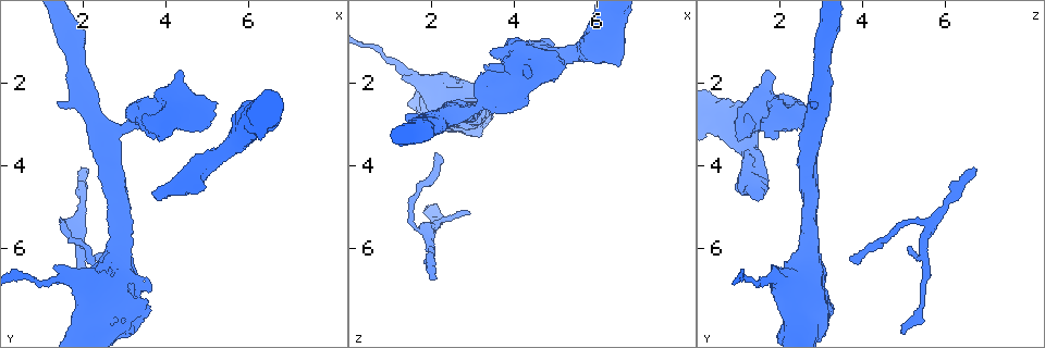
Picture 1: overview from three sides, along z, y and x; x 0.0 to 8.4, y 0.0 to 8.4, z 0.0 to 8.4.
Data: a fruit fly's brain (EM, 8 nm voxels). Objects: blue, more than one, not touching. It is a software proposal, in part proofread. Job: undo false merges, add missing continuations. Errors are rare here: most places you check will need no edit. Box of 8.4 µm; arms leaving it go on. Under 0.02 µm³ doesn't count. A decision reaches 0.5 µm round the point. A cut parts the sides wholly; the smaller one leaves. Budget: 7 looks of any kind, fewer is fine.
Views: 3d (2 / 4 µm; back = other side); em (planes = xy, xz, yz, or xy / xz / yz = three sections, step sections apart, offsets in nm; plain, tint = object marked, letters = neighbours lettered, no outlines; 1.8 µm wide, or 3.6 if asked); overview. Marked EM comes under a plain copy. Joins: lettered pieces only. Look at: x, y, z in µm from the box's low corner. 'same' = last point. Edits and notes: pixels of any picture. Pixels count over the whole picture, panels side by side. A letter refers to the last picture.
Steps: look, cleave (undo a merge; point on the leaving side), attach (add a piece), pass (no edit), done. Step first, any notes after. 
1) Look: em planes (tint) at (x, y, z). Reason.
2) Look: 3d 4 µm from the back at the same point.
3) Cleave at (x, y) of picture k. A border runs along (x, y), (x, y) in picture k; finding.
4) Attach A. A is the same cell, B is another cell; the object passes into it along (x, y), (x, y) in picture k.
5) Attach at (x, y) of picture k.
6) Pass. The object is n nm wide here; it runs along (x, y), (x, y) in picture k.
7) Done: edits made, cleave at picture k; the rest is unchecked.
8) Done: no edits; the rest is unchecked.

Look: 3d 4 µm at (2.10, 6.25, 3.75). Thin end.

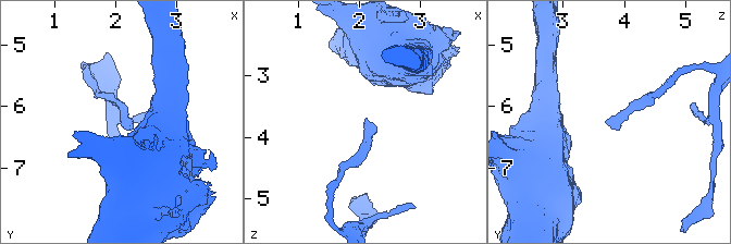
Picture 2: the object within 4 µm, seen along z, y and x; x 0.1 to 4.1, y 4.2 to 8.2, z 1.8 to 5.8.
Look: em planes (letters) at (2.10, 6.30, 3.70). Now the EM.

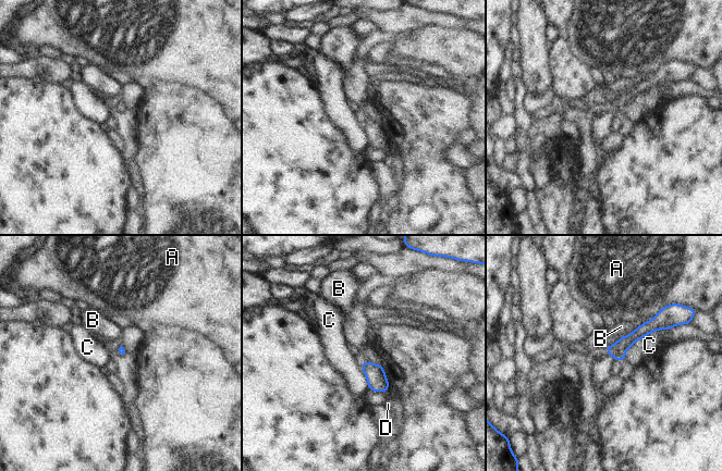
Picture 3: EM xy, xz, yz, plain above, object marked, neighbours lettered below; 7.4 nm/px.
Pass. A, B, C and D are other cells; a border runs along (668, 330), (638, 338), (623, 359) in picture 3; no lettered piece goes on from it.

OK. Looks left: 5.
Look: em planes (tint) at (2.95, 6.00, 5.15). Free end.

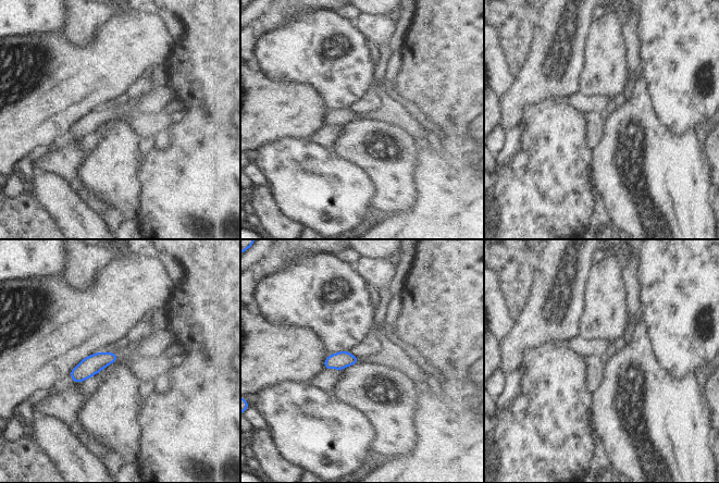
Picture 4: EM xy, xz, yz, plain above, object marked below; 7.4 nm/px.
Look: em planes (letters) at the same point. What lies round it.

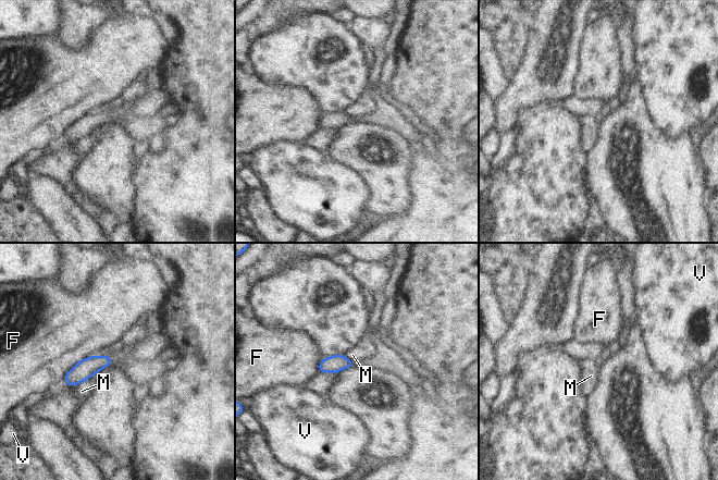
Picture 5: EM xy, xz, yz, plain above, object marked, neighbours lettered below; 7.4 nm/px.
Pass. F, M and V are other cells; a border runs along (95, 373), (76, 385) in picture 5; no lettered piece goes on from it.

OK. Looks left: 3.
Look: 3d 4 µm at (3.70, 4.65, 1.50). End of a long branch.

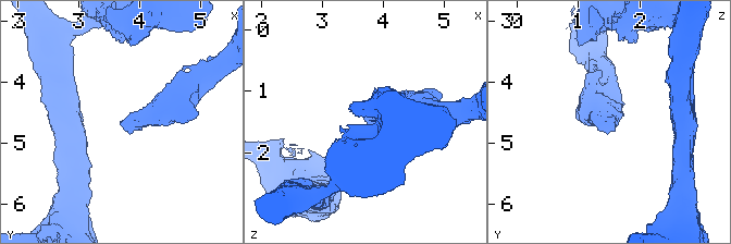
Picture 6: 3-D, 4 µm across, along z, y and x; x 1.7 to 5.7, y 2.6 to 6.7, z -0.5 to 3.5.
Look: em planes (letters) at (3.70, 4.60, 1.45).

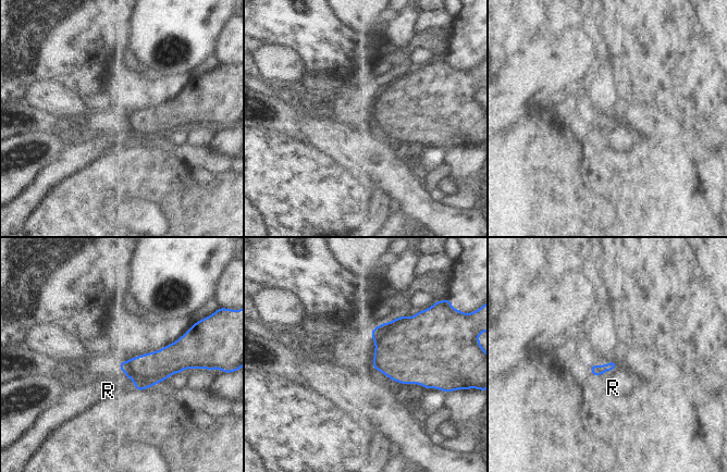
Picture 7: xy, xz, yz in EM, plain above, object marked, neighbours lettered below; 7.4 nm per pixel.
Attach R. R is the same cell; the object passes into it along (147, 370), (130, 377), (108, 390) in picture 7; the neuron continues.

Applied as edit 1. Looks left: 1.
Done: edits made, attach at picture 7; the rest is unchecked.

